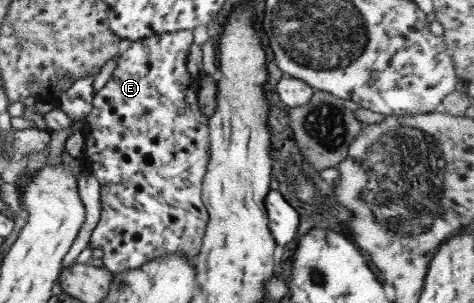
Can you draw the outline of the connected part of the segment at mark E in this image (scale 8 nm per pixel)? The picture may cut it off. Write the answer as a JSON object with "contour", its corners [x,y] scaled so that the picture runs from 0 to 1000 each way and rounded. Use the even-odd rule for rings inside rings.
{"contour":[[[367,99],[340,112],[319,112],[306,125],[264,142],[245,191],[243,224],[236,231],[234,257],[209,290],[196,314],[194,360],[181,383],[177,403],[181,459],[177,515],[186,535],[188,568],[209,604],[209,667],[213,713],[194,756],[186,805],[188,818],[209,815],[217,825],[215,878],[234,901],[253,901],[268,888],[291,888],[304,865],[340,845],[363,845],[378,835],[392,855],[407,858],[422,822],[430,759],[439,729],[439,700],[424,667],[424,591],[430,581],[432,551],[439,531],[439,389],[420,366],[416,340],[418,274],[409,274],[403,244],[390,224],[395,165],[405,142],[403,99]]]}

